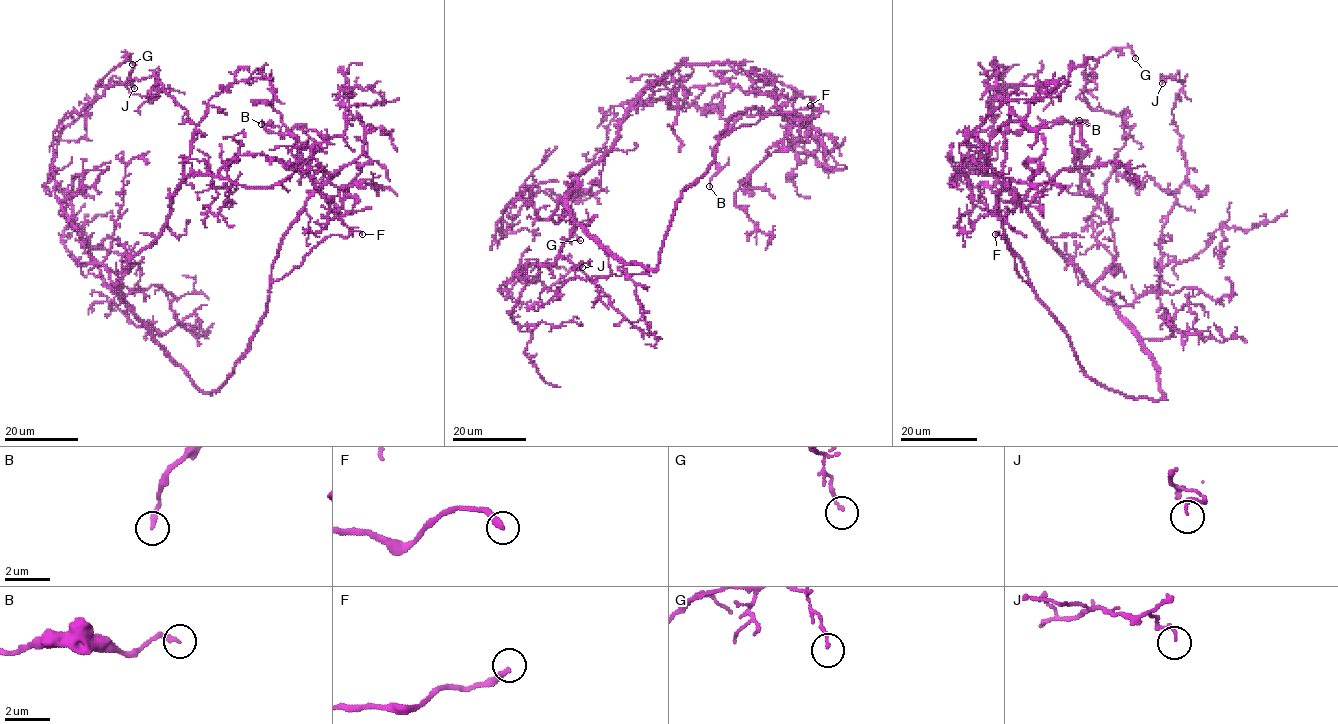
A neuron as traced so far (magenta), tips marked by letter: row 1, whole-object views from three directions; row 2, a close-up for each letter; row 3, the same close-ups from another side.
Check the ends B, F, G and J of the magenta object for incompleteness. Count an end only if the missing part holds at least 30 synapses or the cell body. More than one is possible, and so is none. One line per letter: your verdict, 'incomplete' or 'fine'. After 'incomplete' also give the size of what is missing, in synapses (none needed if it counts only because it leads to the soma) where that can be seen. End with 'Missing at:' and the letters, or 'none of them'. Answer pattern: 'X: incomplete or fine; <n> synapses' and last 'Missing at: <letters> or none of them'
B: fine
F: incomplete; 70 synapses
G: fine
J: fine
Missing at: F

